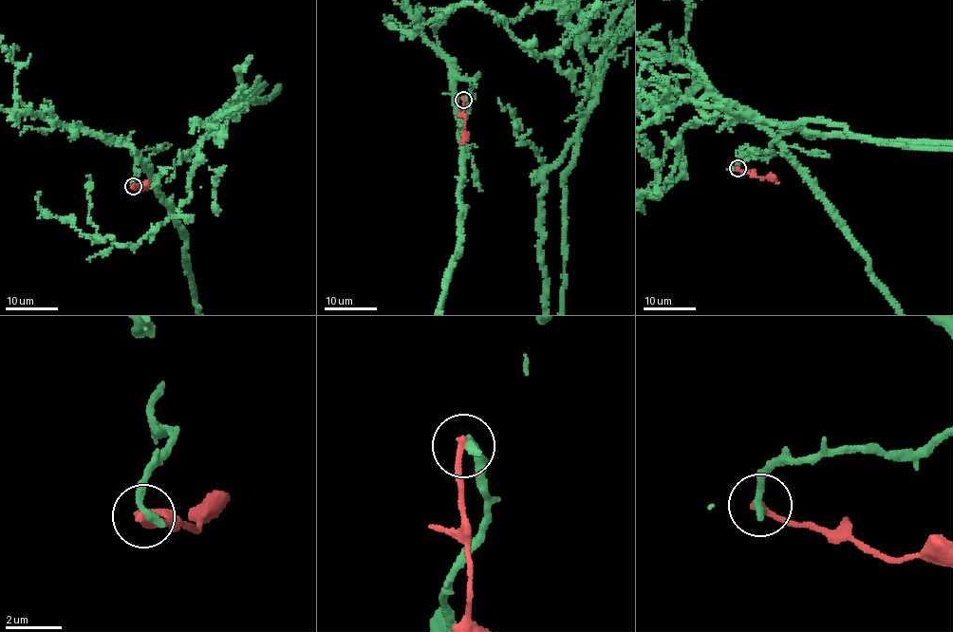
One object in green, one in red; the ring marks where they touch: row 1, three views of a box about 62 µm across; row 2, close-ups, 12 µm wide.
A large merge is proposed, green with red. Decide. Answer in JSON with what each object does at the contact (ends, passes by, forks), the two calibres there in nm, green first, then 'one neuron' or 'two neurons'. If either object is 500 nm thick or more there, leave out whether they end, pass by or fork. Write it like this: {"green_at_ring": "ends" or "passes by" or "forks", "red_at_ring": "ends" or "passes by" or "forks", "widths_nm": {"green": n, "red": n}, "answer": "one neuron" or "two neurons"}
{"green_at_ring": "ends", "red_at_ring": "ends", "widths_nm": {"green": 360, "red": 240}, "answer": "two neurons"}

